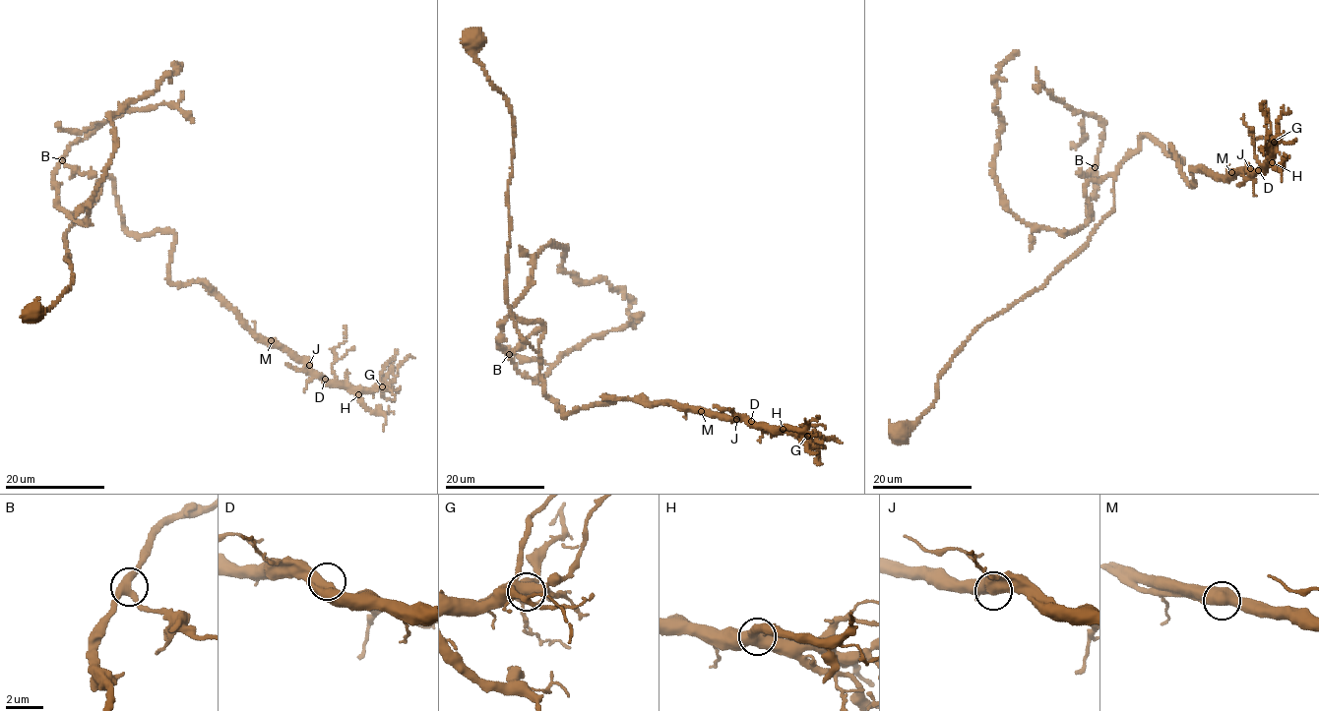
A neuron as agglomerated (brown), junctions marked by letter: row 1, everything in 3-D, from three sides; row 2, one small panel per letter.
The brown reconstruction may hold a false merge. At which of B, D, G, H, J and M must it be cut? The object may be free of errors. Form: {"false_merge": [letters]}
{"false_merge": []}

